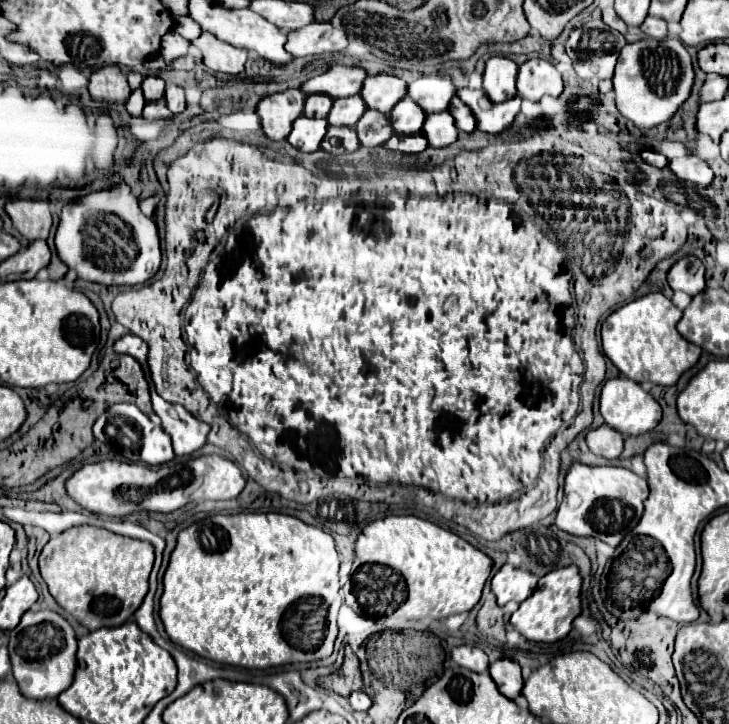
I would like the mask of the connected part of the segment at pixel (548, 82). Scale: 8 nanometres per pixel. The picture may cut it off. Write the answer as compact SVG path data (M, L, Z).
M532 58L520 66L518 94L522 98L538 102L544 94L560 96L562 90L564 90L562 76L552 62L542 58Z

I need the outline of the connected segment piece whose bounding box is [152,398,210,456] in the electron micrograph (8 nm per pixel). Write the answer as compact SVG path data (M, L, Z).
M152 398L152 406L162 420L162 428L172 436L176 456L190 456L208 444L206 436L210 432L210 426L194 418L186 408L174 406L164 398Z

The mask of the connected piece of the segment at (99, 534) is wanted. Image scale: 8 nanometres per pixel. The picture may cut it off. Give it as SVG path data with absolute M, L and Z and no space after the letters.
M76 526L50 538L40 554L40 572L56 602L88 630L124 624L148 592L154 548L98 526Z

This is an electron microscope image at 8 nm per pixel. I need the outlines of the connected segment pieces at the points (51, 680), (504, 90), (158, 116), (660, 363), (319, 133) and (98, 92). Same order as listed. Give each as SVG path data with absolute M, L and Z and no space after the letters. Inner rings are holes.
M28 610L20 624L10 630L12 674L26 698L46 700L64 692L74 678L78 640L74 628L54 610Z
M494 56L486 62L484 90L492 102L506 102L516 96L518 64L506 56Z
M160 98L160 100L156 100L156 102L148 102L148 104L144 106L142 116L144 116L146 120L162 120L162 118L172 118L172 112L168 110L164 98Z
M660 292L646 294L616 312L602 324L602 348L612 364L630 380L644 382L646 376L660 386L674 386L700 358L700 346L688 342L676 330L682 312Z
M300 116L294 122L294 128L288 136L288 142L302 152L316 152L316 150L320 150L320 142L326 136L326 128L328 128L326 120Z
M104 66L90 76L90 94L104 102L126 102L130 86L124 72L118 66Z

